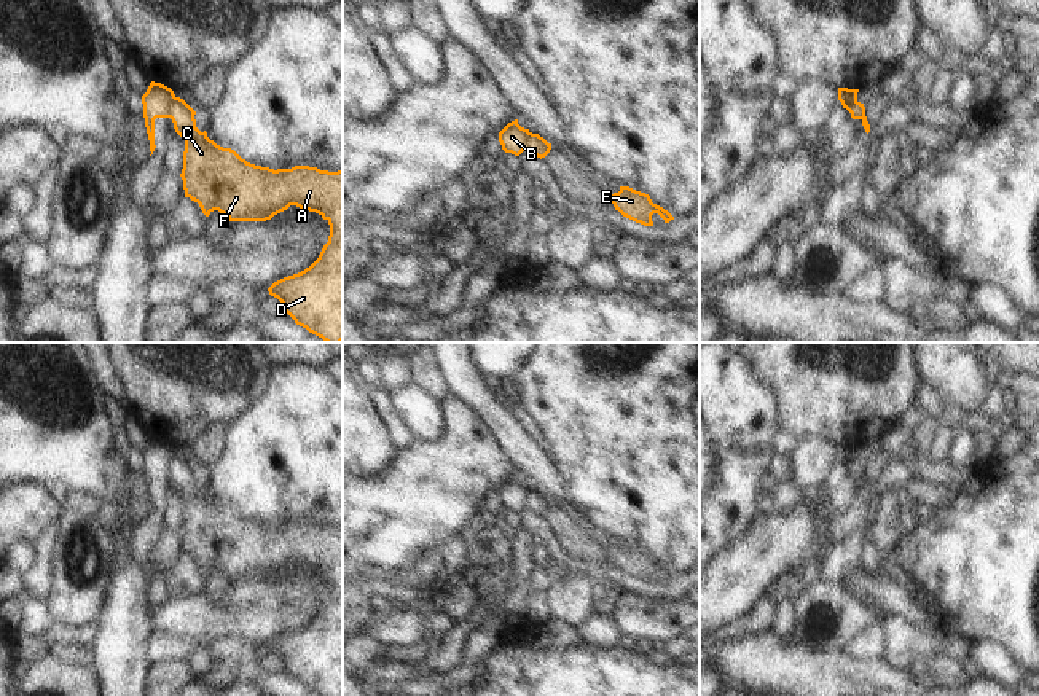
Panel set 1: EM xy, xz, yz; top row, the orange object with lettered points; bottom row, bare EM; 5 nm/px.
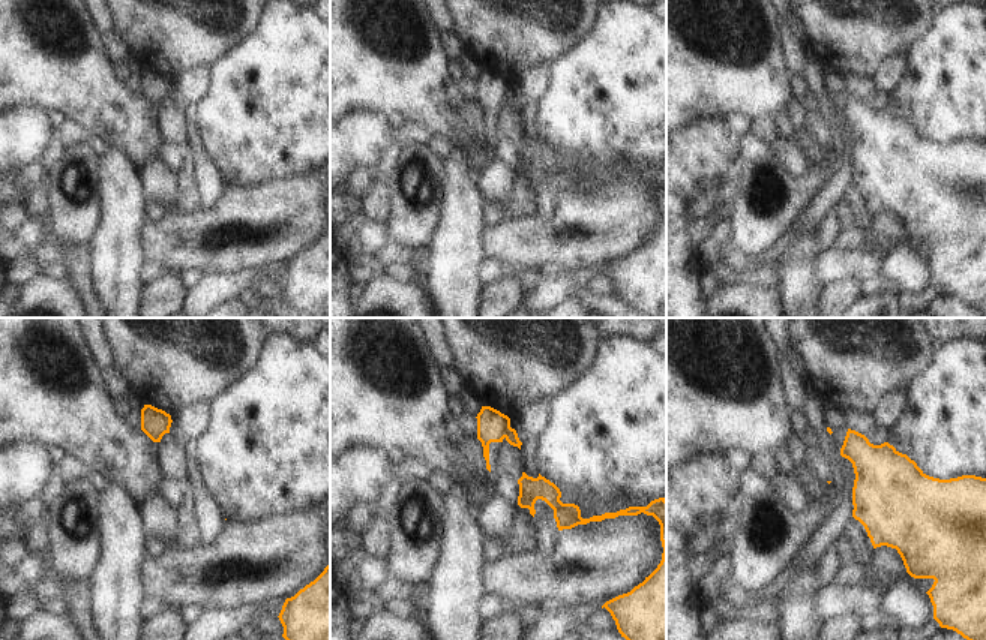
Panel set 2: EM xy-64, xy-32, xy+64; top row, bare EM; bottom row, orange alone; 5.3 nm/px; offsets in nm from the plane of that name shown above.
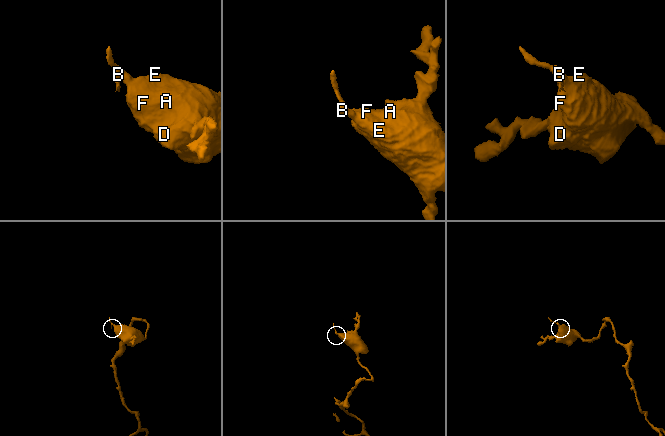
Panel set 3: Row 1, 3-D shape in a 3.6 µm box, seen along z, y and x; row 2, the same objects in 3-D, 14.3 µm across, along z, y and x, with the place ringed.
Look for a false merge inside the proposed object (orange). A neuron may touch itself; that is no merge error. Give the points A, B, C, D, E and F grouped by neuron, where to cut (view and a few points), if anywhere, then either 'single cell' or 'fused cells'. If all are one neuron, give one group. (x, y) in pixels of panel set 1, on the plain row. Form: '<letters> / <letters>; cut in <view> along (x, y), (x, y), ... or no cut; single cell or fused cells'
A C D E F / B; cut in xy along (176, 454), (171, 459), (169, 473); fused cells

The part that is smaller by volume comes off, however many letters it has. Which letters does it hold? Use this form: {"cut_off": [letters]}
{"cut_off": ["B"]}

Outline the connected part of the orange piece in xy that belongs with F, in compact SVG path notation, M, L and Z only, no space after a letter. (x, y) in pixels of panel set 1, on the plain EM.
M180 454L171 459L175 489L185 497L182 537L185 554L198 559L209 573L214 567L229 578L266 578L290 562L319 570L330 581L328 599L304 628L274 639L268 648L277 655L296 682L322 696L343 696L343 527L328 529L309 522L269 526L247 519L234 506L223 505L196 484L196 468Z

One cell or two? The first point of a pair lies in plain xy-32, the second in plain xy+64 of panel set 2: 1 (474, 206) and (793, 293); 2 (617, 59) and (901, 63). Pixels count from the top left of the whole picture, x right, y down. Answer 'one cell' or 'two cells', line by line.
1: one cell
2: two cells

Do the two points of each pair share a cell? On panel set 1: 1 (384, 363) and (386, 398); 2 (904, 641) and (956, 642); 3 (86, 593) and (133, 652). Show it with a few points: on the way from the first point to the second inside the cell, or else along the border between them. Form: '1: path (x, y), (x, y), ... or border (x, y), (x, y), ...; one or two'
1: border (383, 386), (391, 391); two
2: path (917, 642), (944, 642); one
3: border (110, 575), (107, 604), (96, 620); two

